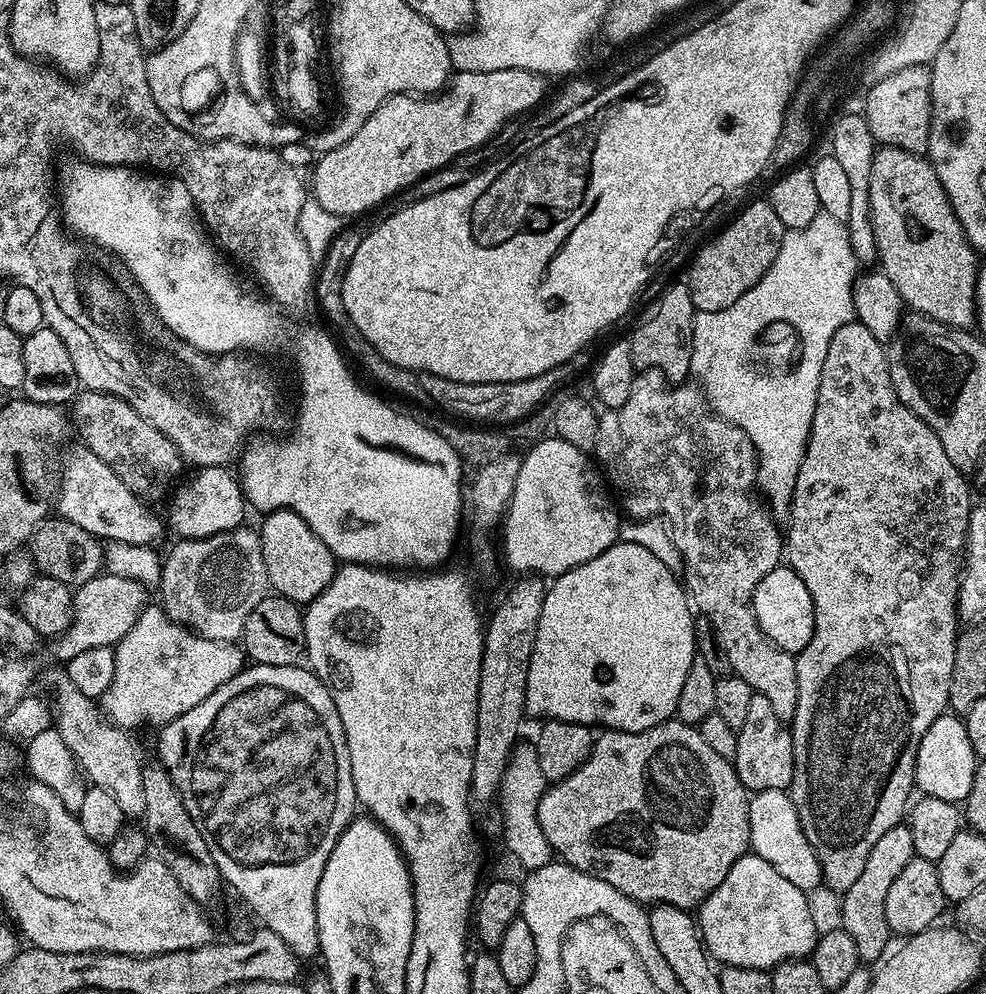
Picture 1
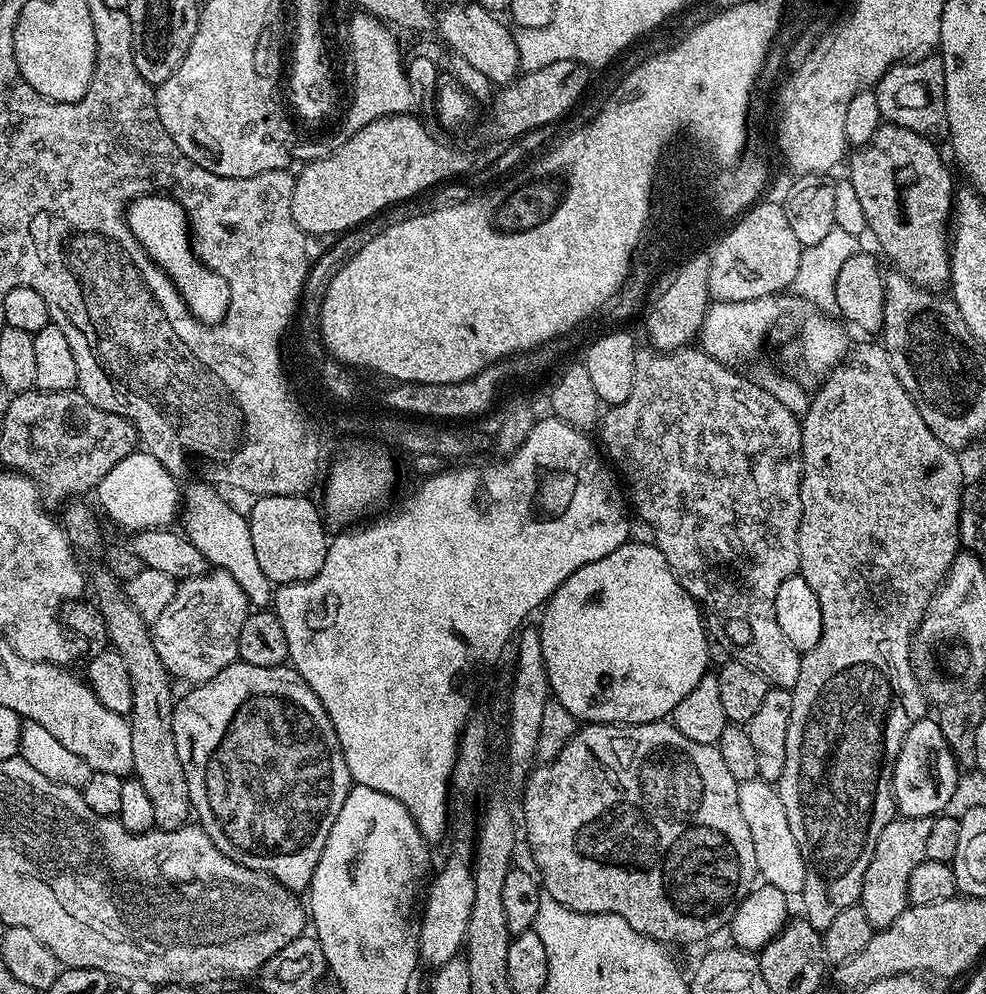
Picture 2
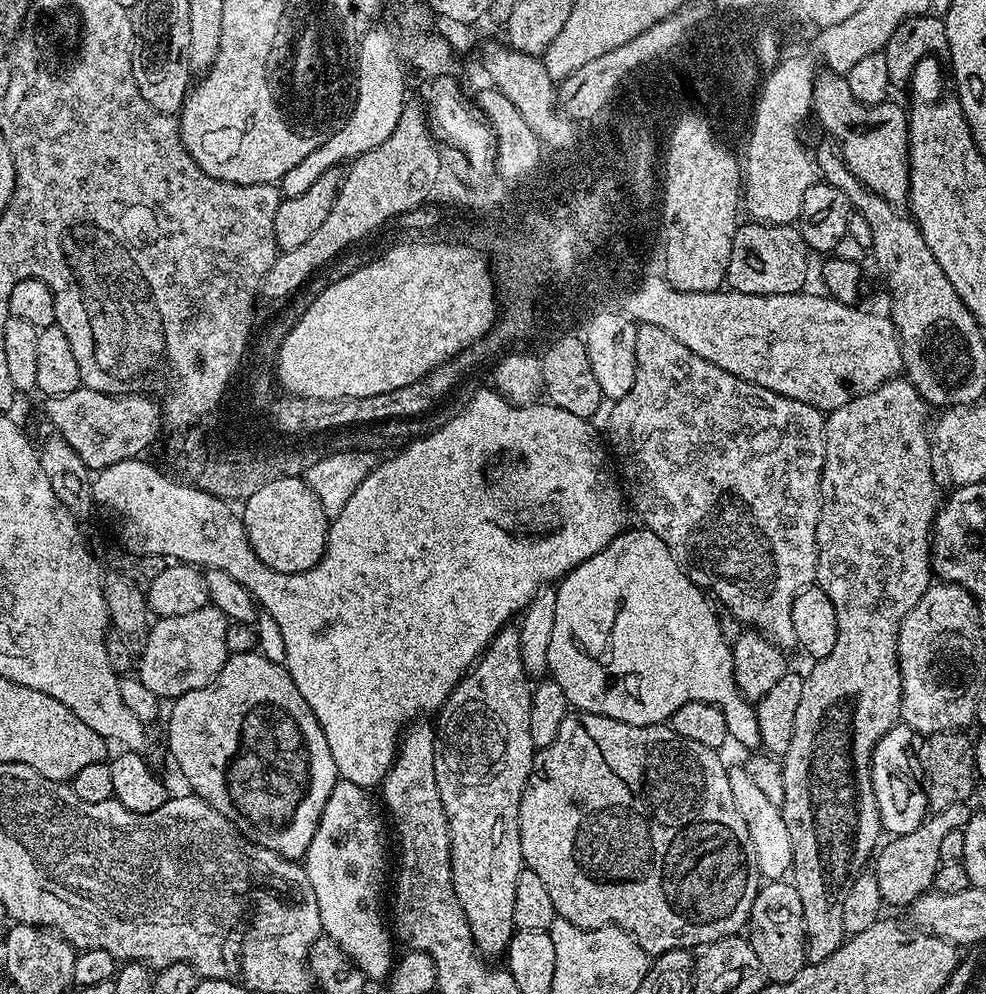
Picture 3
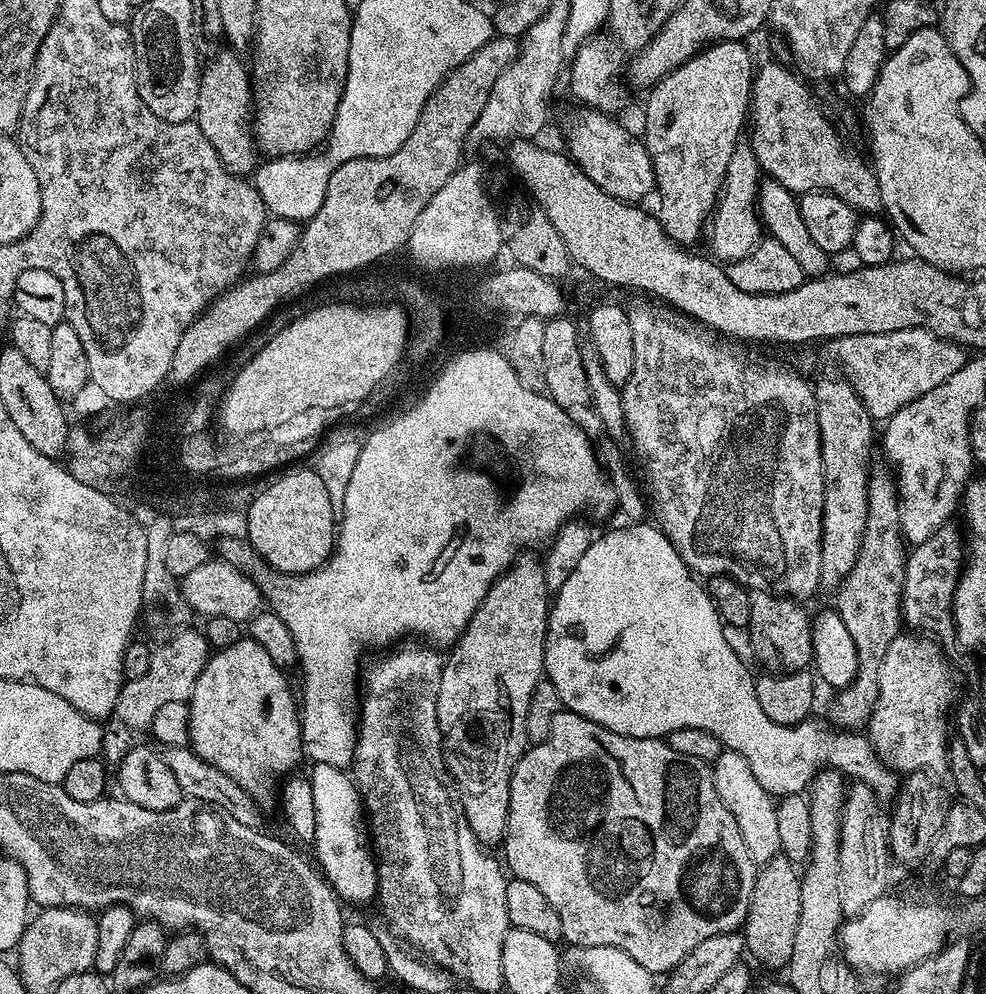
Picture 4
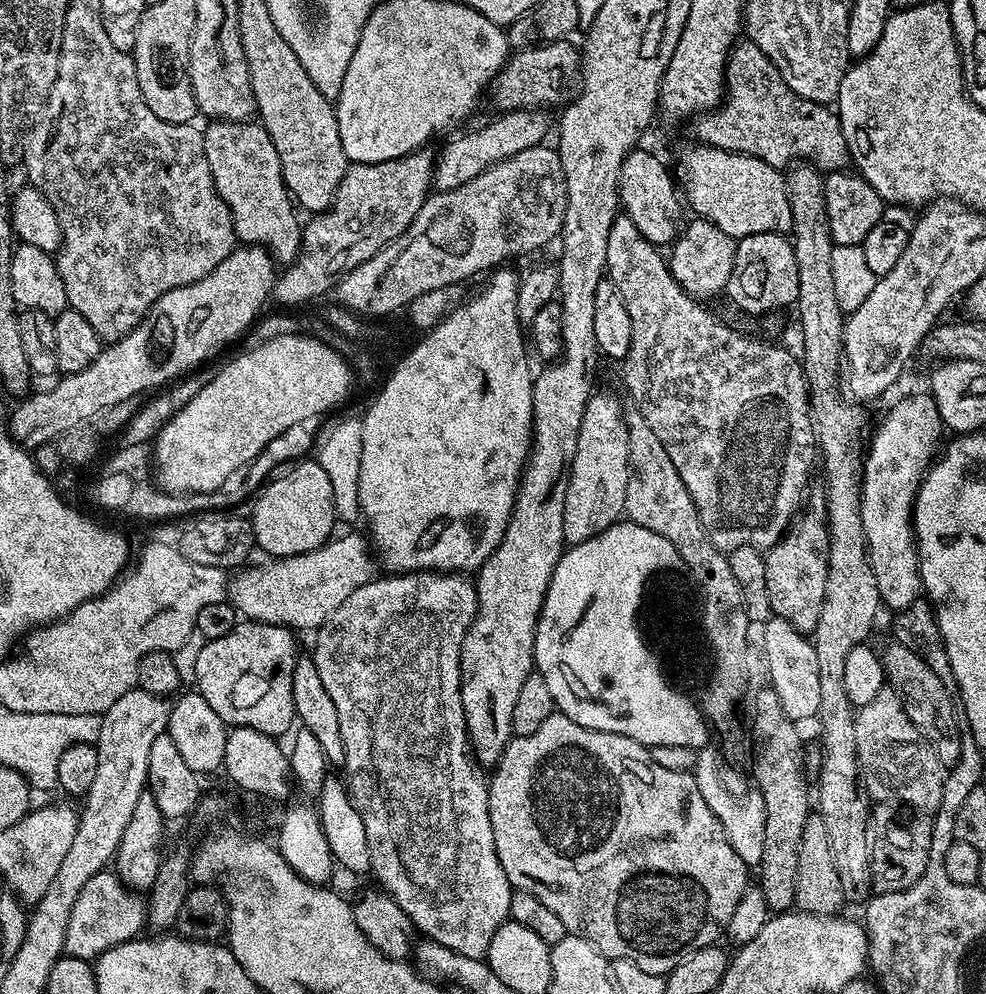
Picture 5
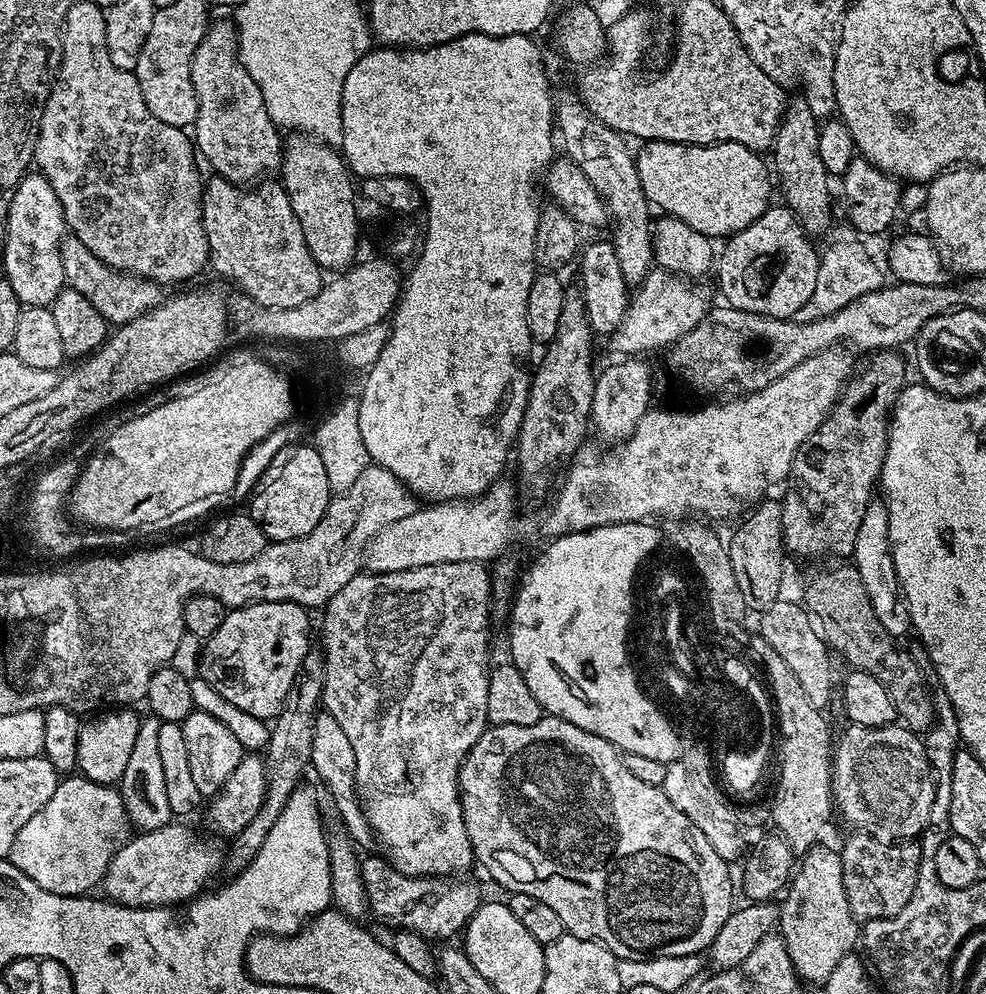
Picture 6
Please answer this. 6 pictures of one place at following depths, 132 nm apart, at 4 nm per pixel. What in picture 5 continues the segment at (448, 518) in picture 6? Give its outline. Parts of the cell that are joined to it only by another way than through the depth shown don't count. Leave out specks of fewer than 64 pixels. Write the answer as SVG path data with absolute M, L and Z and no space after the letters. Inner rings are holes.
M348 532L341 540L336 539L329 539L327 544L306 554L272 558L264 562L268 564L237 571L228 585L227 599L244 620L281 624L293 630L319 628L346 598L350 598L350 594L354 594L354 590L374 579L374 552L369 537Z

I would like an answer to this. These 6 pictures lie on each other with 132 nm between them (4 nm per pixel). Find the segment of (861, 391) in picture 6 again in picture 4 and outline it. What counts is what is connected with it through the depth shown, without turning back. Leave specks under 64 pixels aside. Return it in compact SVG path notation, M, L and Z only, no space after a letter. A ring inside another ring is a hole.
M758 592L750 602L750 622L746 629L758 663L772 674L802 672L812 664L812 616L799 599L771 592Z

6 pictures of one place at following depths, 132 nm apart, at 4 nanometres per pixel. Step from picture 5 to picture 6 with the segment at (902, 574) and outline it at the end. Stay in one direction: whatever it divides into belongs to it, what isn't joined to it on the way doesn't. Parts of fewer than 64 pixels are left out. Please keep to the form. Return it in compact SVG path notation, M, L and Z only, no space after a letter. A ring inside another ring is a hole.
M883 502L869 504L866 515L862 517L862 526L858 526L858 542L854 542L852 556L858 574L862 574L862 586L866 586L866 594L870 594L870 606L874 606L874 614L878 614L878 622L886 626L891 636L904 638L904 635L909 635L912 632L912 620L908 616L908 605L894 570L890 550L890 522Z

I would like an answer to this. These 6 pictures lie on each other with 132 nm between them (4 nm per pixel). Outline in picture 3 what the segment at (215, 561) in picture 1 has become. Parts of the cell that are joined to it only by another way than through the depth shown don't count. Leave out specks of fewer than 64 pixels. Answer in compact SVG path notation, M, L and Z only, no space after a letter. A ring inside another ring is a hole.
M215 606L194 610L194 614L159 617L149 627L144 649L138 652L138 679L142 686L161 698L175 698L209 684L230 655L226 646L229 623Z

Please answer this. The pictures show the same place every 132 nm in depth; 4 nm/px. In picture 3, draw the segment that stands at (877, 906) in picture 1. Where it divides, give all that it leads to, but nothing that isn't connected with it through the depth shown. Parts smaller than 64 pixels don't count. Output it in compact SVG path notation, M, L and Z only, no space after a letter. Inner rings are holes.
M968 804L946 806L946 810L929 815L910 834L891 837L875 853L874 875L878 891L882 893L885 905L907 909L916 903L918 897L925 895L935 885L936 871L940 868L940 851L946 834L959 832L966 826L970 808ZM885 847L885 848L884 848ZM884 848L884 849L883 849ZM876 864L876 868L875 868Z

